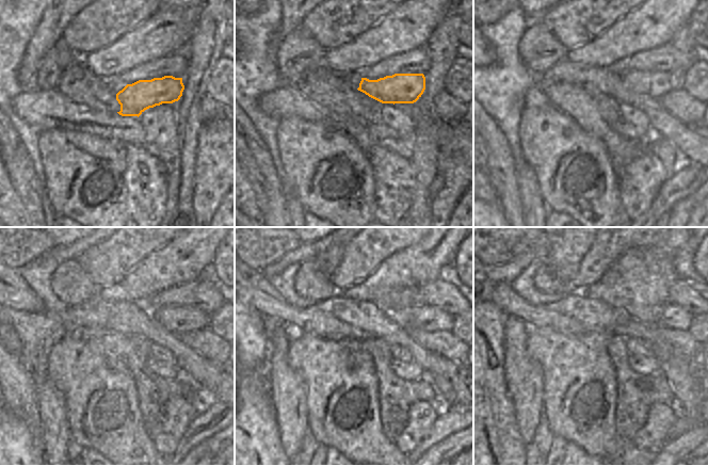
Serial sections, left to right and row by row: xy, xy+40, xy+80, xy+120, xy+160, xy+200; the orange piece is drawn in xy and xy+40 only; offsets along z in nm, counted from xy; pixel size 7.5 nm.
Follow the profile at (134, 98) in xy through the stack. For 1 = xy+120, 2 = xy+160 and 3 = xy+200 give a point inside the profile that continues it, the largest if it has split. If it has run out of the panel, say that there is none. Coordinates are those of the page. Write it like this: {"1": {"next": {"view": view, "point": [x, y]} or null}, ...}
{"1": {"next": {"view": "xy+120", "point": [177, 320]}}, "2": {"next": {"view": "xy+160", "point": [427, 318]}}, "3": {"next": {"view": "xy+200", "point": [673, 316]}}}

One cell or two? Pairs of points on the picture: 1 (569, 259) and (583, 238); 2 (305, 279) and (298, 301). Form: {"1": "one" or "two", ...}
{"1": "one", "2": "two"}

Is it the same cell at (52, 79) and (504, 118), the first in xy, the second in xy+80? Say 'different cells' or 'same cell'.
different cells

